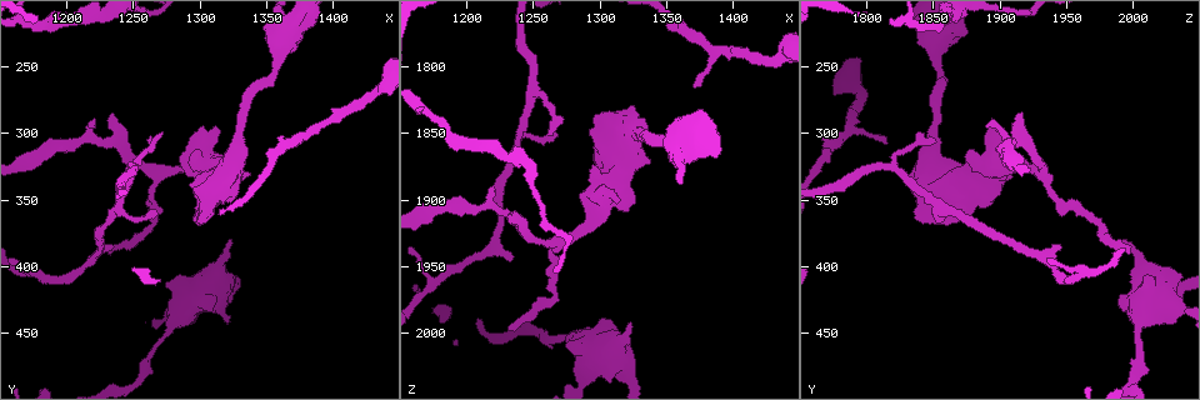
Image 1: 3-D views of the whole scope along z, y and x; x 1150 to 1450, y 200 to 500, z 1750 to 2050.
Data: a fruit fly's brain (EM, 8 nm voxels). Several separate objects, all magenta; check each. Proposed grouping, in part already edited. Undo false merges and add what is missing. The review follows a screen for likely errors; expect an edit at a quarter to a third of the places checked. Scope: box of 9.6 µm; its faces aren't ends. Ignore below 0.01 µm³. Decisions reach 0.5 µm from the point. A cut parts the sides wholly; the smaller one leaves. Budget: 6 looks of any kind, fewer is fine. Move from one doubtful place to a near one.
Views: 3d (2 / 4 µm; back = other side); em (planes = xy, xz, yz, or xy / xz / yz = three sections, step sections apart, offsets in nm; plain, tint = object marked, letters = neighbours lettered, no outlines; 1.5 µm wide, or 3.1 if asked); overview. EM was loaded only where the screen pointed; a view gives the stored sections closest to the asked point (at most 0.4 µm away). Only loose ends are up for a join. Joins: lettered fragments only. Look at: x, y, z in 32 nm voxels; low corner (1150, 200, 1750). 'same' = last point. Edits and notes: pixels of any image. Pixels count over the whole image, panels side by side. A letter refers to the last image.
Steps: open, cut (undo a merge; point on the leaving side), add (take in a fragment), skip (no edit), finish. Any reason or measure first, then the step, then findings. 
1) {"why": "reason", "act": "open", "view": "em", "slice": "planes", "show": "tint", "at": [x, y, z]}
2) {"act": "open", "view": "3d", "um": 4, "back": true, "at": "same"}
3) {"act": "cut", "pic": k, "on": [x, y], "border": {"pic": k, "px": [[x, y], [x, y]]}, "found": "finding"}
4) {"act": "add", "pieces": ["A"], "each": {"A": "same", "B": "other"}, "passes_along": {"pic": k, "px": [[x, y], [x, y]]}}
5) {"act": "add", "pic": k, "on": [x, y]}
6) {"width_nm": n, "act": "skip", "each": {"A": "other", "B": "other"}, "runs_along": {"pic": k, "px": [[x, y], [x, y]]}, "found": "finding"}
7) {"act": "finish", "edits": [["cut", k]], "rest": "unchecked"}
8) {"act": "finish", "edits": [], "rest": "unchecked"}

{"why": "branch stops here", "act": "open", "view": "3d", "um": 4, "at": [1370, 306, 1816]}

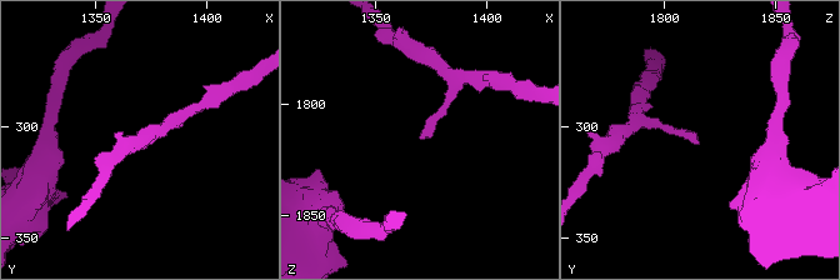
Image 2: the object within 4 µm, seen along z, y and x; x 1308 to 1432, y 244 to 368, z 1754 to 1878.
{"act": "open", "view": "em", "slice": "planes", "show": "plain", "at": [1369, 307, 1815]}

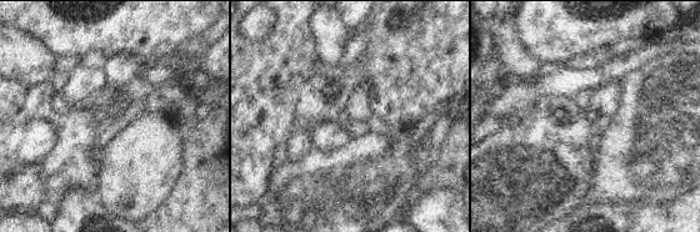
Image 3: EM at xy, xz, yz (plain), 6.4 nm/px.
{"why": "see the neighbours", "act": "open", "view": "em", "slice": "planes", "show": "letters", "at": "same"}

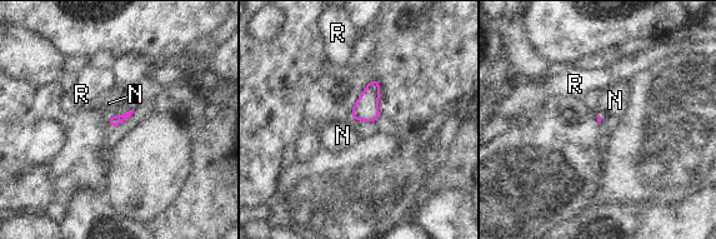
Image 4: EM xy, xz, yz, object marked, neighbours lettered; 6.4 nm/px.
{"act": "skip", "each": {"N": "other", "R": "other"}, "found": "none of them fits"}

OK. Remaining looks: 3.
{"act": "open", "view": "3d", "um": 2, "back": true, "at": [1232, 390, 1996]}

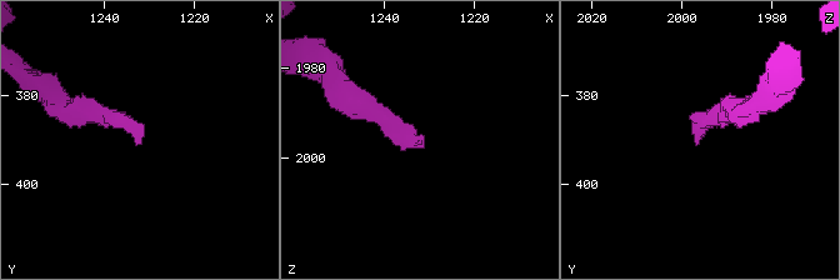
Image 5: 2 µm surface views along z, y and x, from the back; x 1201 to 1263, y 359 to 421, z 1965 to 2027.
{"act": "open", "view": "em", "slice": "planes", "show": "plain", "at": [1232, 392, 1997]}

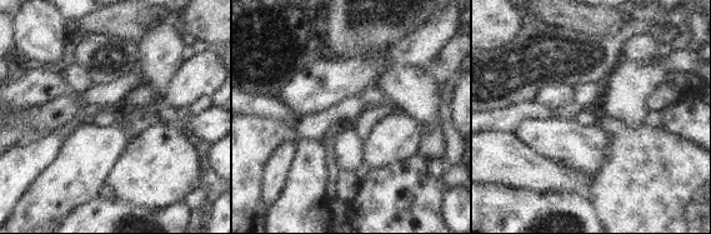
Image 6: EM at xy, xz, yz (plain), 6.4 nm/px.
{"why": "what lies round it", "act": "open", "view": "em", "slice": "planes", "show": "letters", "at": "same"}

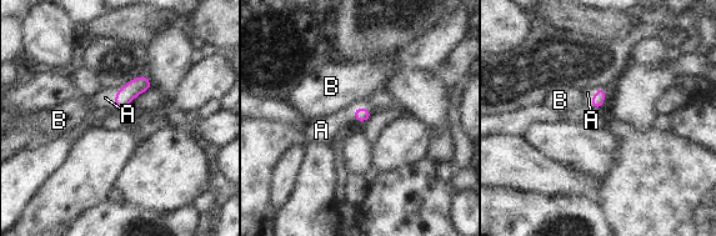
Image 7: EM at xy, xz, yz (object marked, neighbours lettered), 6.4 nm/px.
{"act": "add", "pieces": ["A"], "each": {"A": "same", "B": "other"}, "found": "it goes on there"}

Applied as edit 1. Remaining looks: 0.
{"act": "finish", "edits": [["add", 7]], "rest": "unchecked"}

